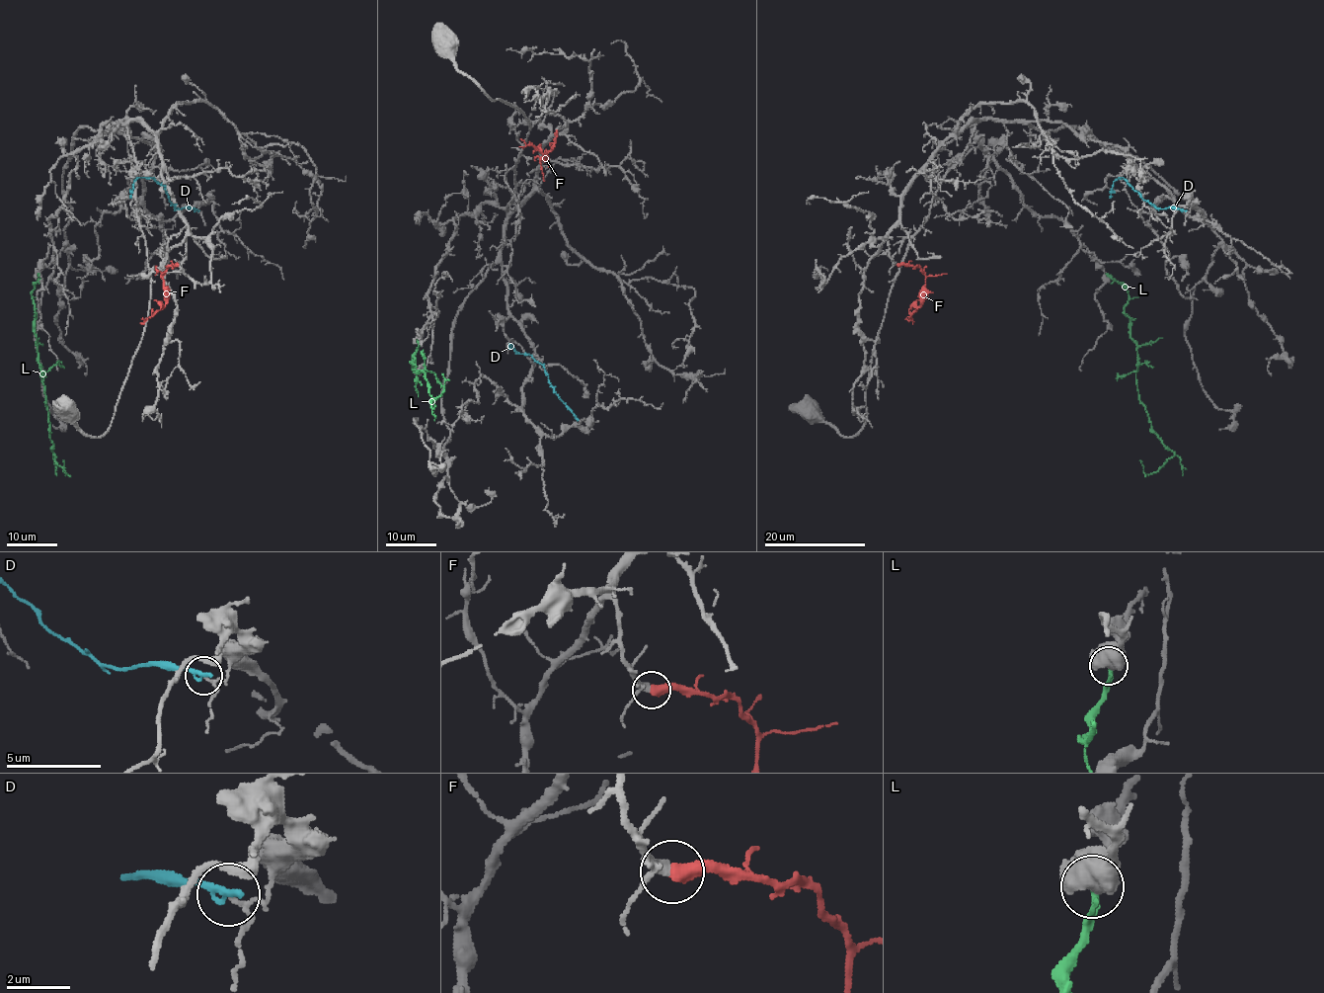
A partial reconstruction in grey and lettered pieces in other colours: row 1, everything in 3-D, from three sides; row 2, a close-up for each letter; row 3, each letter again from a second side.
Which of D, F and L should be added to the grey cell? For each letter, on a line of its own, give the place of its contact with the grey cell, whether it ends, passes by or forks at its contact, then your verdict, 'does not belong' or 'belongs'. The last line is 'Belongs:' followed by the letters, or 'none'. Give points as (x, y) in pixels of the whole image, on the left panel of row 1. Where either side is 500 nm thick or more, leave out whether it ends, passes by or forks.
D: (196, 210) | it ends | does not belong
F: (178, 264) | it ends | belongs
L: (38, 276) | does not belong
Belongs: F

